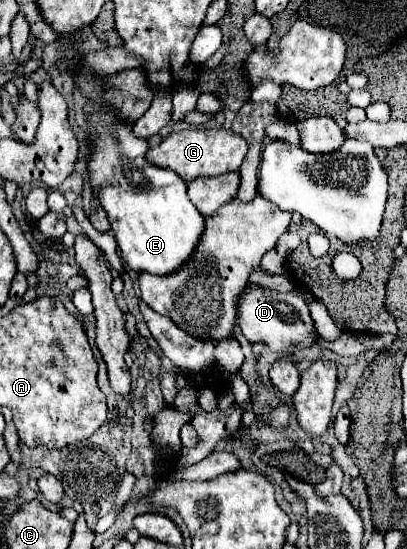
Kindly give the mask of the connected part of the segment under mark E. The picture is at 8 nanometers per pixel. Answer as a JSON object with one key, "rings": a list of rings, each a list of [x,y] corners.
{"rings":[[[73,76],[73,80],[75,80],[75,86],[81,88],[83,94],[89,98],[89,104],[85,106],[85,112],[89,114],[89,138],[91,138],[89,182],[93,190],[99,192],[99,200],[107,210],[111,230],[121,248],[121,258],[131,270],[137,270],[137,272],[149,272],[157,276],[169,276],[177,272],[199,246],[199,240],[205,232],[205,216],[197,212],[197,208],[191,204],[187,196],[187,184],[183,184],[183,180],[179,180],[175,172],[155,168],[153,164],[145,162],[145,154],[149,150],[147,140],[137,138],[129,124],[117,122],[113,110],[101,104],[103,84],[95,82],[95,78],[83,78],[83,76]]]}

